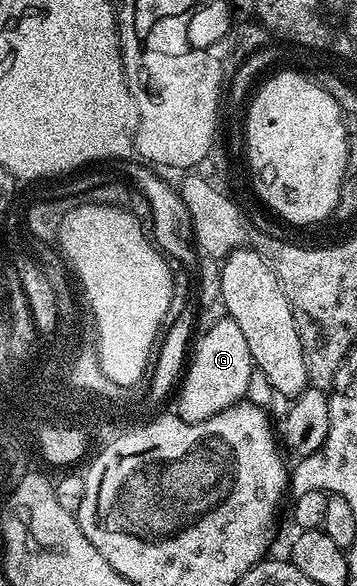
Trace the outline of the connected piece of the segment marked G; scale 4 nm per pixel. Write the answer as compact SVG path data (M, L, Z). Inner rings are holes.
M226 318L210 326L210 330L199 333L186 361L178 384L178 395L175 397L175 415L194 424L214 418L214 414L222 410L233 408L247 397L244 395L252 384L252 372L254 376L250 346L246 346L246 338L242 335L238 322Z

